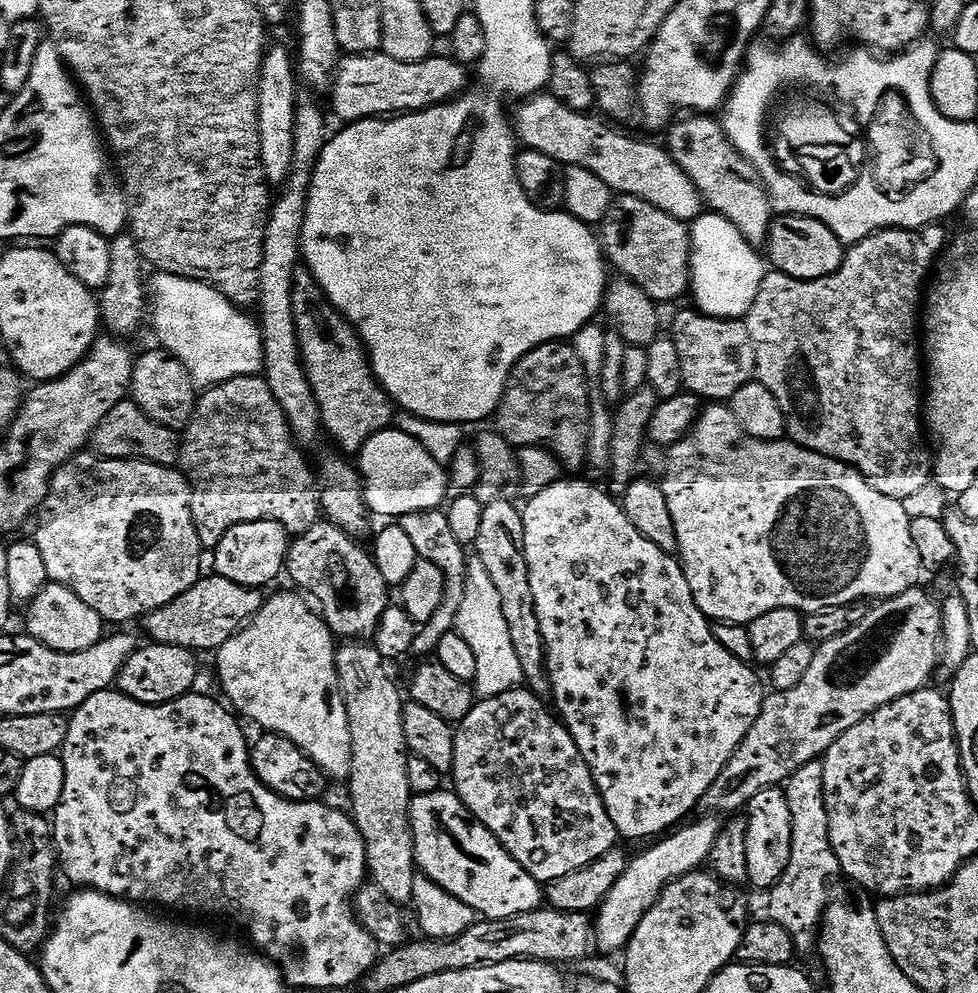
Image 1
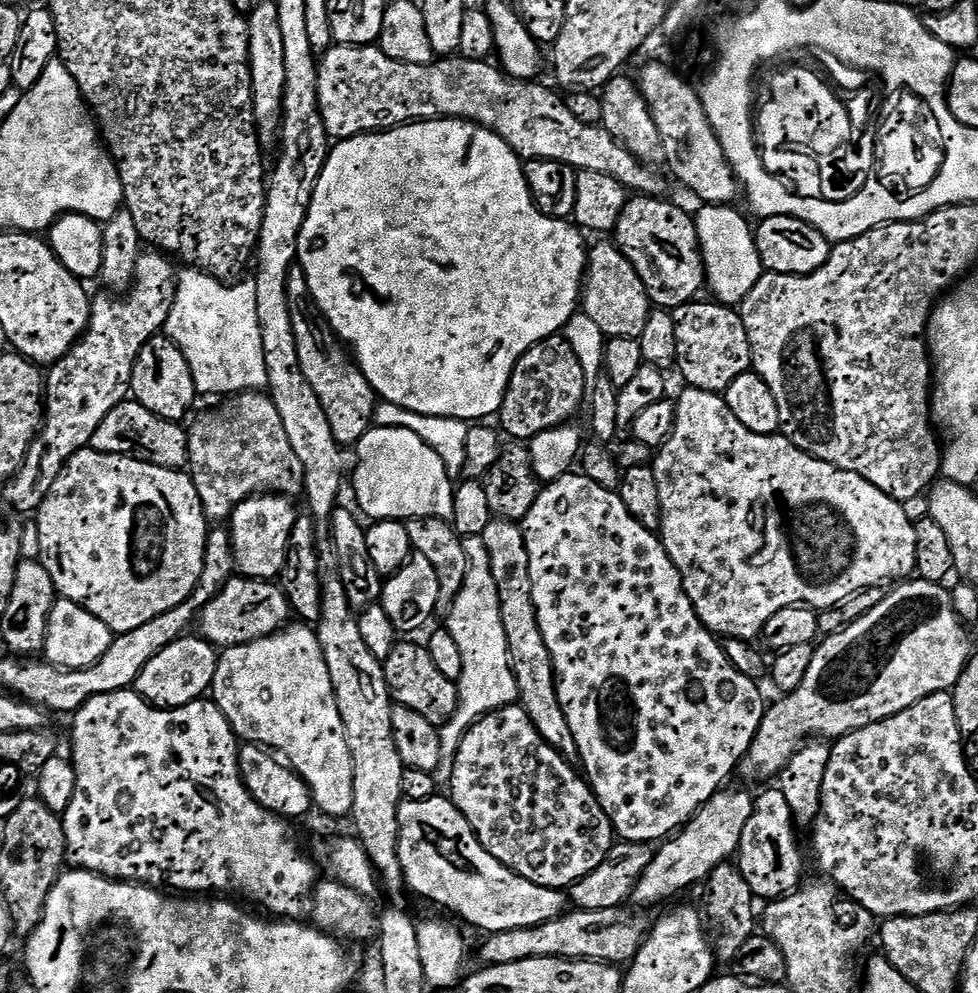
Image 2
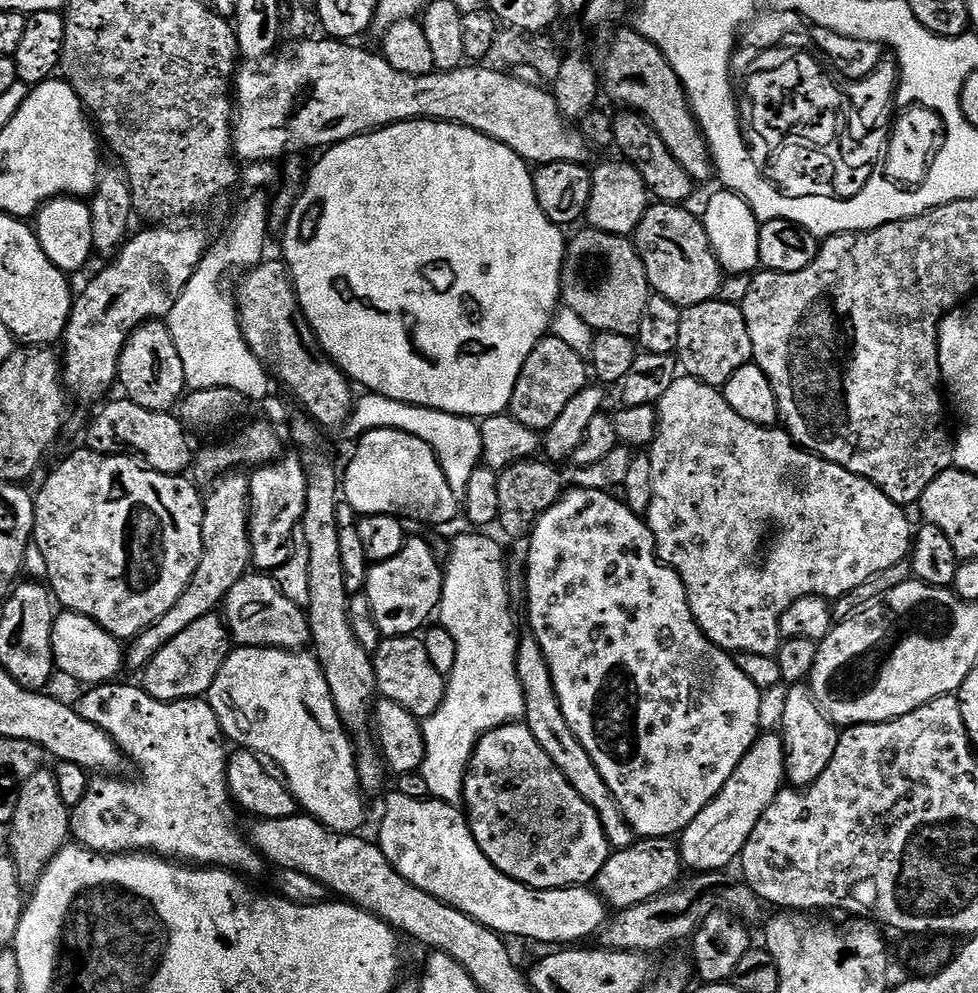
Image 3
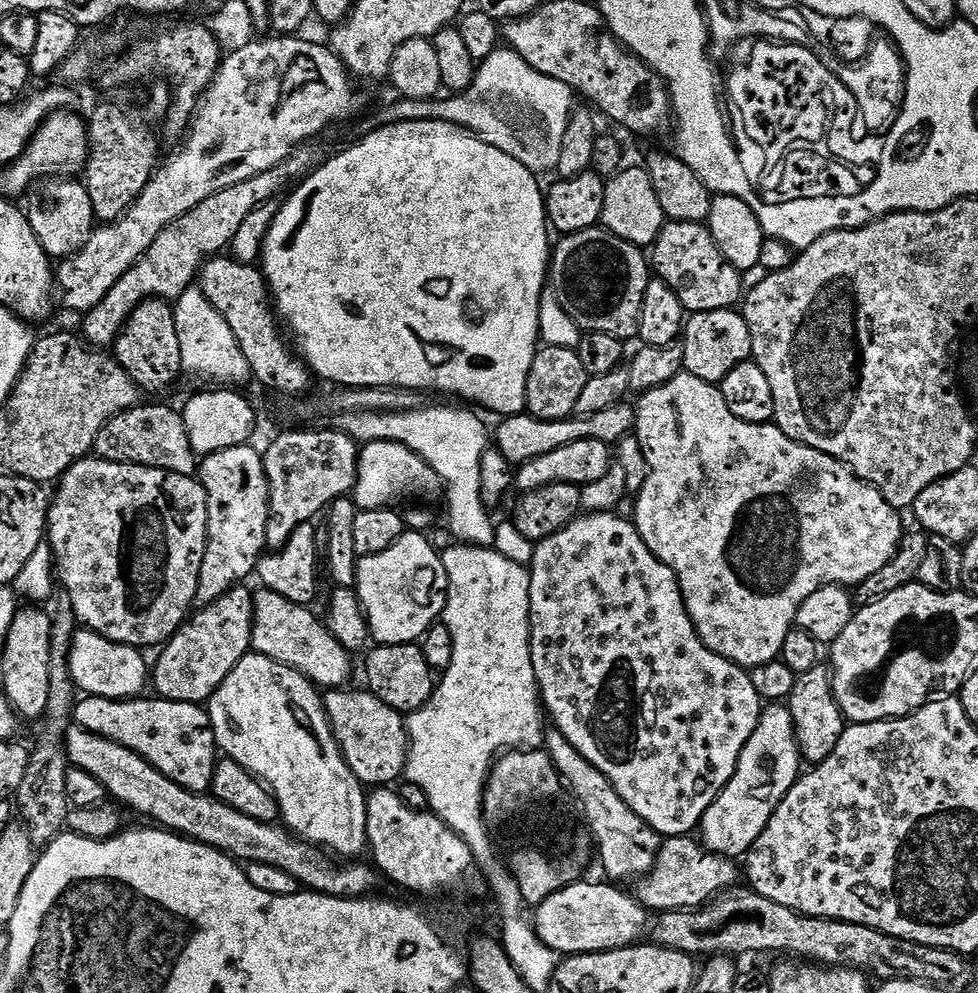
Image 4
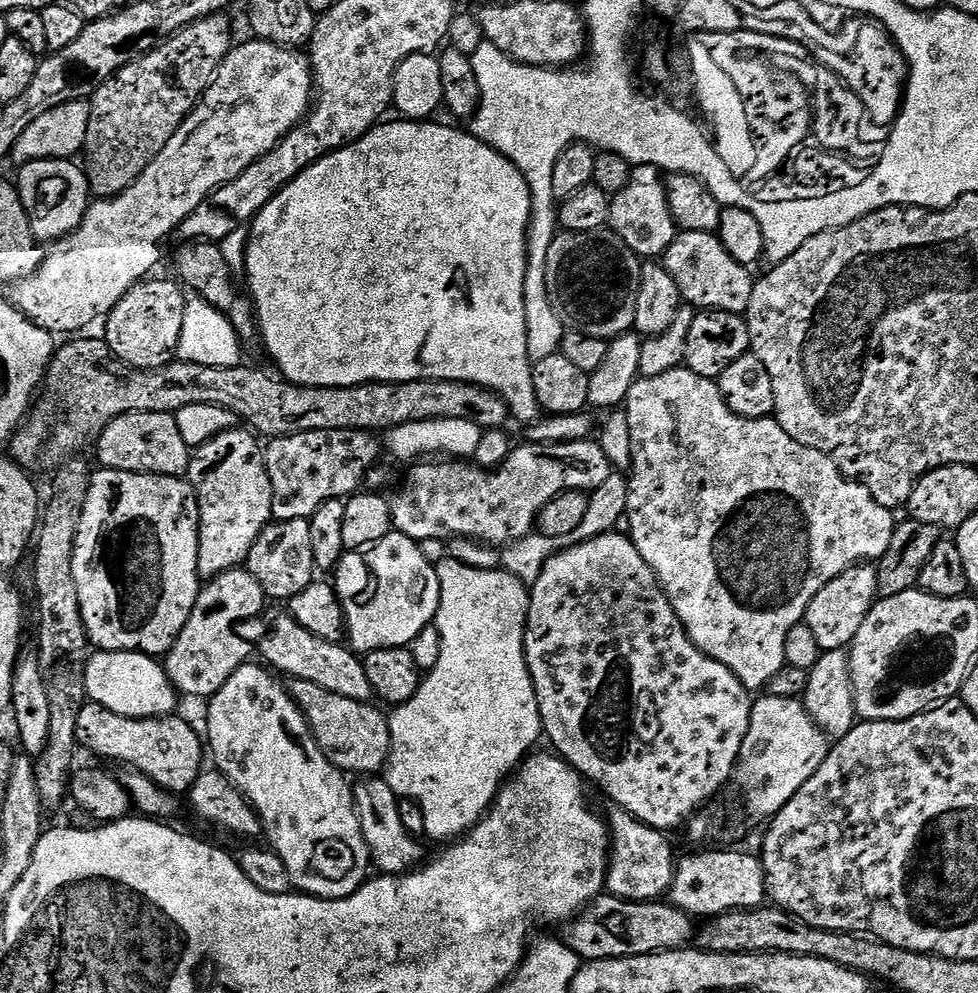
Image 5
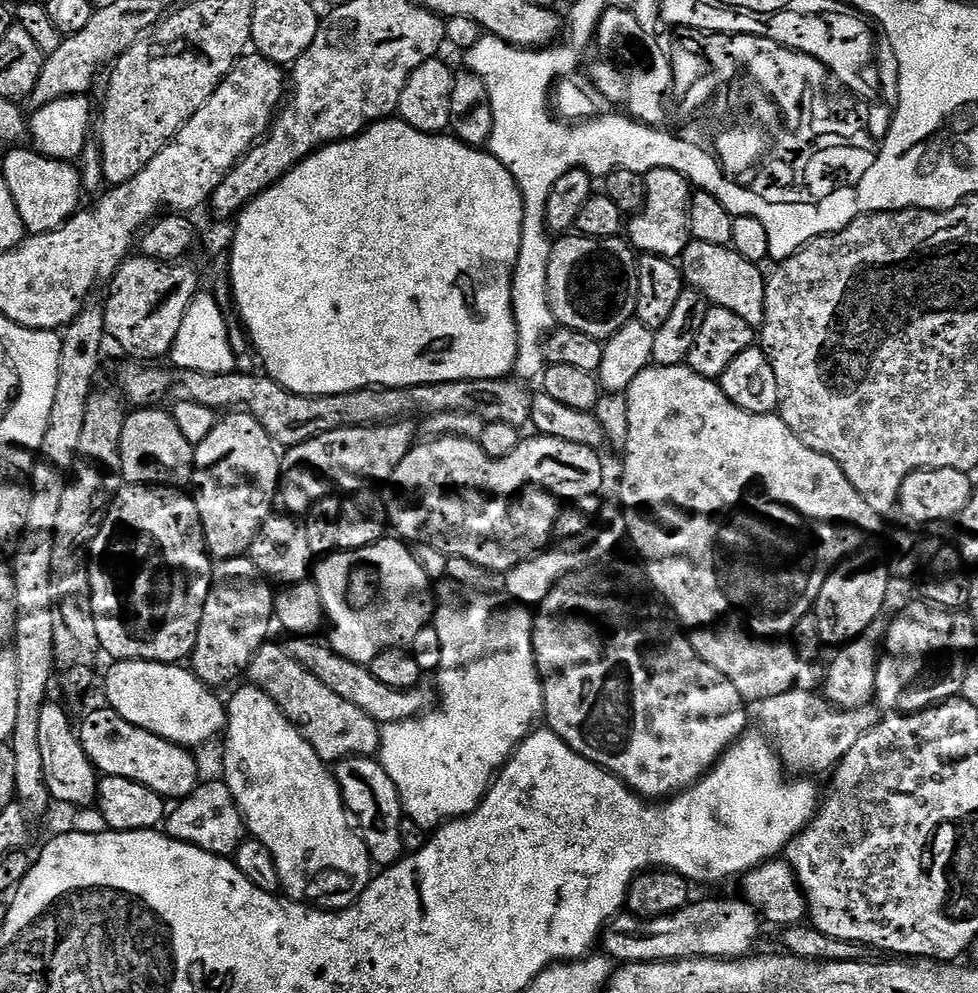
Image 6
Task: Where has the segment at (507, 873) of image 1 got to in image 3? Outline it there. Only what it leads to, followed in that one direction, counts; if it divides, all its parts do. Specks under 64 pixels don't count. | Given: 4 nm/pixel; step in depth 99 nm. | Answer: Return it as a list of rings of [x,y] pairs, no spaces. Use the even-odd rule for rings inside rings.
[[[393,791],[388,805],[384,808],[384,817],[380,820],[378,843],[386,858],[414,886],[426,894],[438,898],[443,904],[465,912],[470,919],[477,920],[491,932],[499,932],[501,937],[521,936],[524,940],[537,940],[540,944],[552,946],[576,946],[579,940],[592,936],[605,927],[610,912],[595,891],[584,886],[574,888],[527,888],[499,872],[482,854],[478,842],[468,827],[467,815],[457,805],[444,804],[431,798],[415,800]]]

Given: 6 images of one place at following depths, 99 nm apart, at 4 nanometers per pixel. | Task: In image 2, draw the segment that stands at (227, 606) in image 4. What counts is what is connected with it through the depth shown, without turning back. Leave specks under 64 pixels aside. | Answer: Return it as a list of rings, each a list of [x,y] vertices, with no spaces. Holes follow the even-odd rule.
[[[185,634],[170,646],[166,646],[162,654],[154,654],[154,658],[146,662],[146,670],[138,674],[134,691],[153,708],[181,708],[201,699],[211,689],[217,659],[218,649],[209,640],[196,634]]]

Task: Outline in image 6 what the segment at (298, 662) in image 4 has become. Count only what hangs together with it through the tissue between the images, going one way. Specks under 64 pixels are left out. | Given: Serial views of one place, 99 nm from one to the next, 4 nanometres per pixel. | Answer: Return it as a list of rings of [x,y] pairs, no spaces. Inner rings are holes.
[[[292,638],[287,641],[286,647],[299,664],[310,670],[310,674],[314,674],[314,678],[318,678],[322,686],[326,686],[326,690],[334,690],[338,698],[346,698],[346,702],[351,702],[358,706],[358,710],[370,714],[370,718],[374,718],[377,724],[383,726],[397,724],[403,720],[415,720],[433,707],[433,693],[431,696],[424,686],[417,686],[405,692],[382,686],[382,682],[374,678],[371,667],[350,662],[333,652],[327,643],[315,644],[316,642],[312,638]]]

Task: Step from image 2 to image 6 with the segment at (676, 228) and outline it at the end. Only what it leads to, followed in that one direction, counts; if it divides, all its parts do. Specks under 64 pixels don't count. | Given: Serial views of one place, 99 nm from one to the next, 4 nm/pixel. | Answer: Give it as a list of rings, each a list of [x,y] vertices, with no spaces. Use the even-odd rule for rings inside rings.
[[[689,239],[686,250],[678,258],[678,267],[684,275],[685,285],[701,292],[709,305],[738,314],[738,318],[742,318],[742,322],[754,330],[764,325],[766,282],[760,275],[757,264],[742,258],[742,254],[738,254],[735,248],[710,246],[710,242]]]

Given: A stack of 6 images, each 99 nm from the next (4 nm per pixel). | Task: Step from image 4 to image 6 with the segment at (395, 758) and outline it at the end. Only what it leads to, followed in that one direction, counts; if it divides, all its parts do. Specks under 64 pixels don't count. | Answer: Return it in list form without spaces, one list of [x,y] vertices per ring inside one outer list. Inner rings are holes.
[[[265,642],[248,663],[247,679],[265,692],[284,711],[286,718],[314,746],[318,758],[339,762],[353,756],[375,757],[380,751],[381,725],[370,714],[358,710],[346,698],[338,698],[334,690],[326,690],[310,670],[299,664],[283,643]]]

